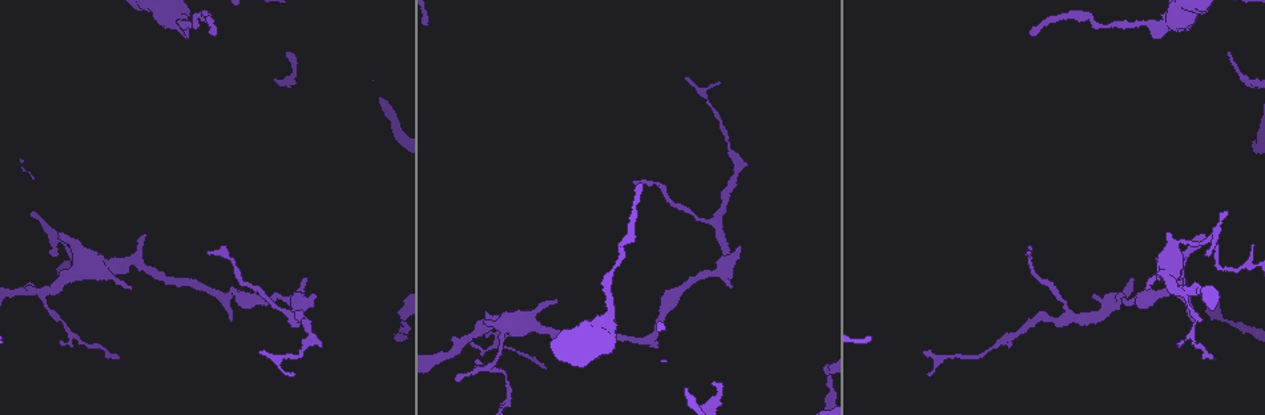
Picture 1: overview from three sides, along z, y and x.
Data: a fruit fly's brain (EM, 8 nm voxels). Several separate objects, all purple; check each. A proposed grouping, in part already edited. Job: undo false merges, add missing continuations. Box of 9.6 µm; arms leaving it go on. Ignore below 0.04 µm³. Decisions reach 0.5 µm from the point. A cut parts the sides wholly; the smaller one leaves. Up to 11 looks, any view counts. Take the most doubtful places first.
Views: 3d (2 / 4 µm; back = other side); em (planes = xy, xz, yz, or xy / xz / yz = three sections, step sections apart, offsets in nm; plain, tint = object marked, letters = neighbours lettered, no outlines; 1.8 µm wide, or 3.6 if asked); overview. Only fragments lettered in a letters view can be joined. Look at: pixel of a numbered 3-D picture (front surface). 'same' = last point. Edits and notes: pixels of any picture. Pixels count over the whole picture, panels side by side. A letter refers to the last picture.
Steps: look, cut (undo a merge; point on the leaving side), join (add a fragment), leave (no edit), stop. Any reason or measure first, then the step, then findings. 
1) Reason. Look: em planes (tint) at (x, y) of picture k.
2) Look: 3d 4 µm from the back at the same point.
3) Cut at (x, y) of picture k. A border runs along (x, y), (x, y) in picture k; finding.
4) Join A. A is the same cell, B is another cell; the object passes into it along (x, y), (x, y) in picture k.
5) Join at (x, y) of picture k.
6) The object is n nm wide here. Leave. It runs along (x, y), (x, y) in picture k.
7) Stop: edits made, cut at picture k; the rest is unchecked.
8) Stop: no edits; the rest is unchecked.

Branch stops here. Look: em planes (letters) at (1028, 33) of picture 1.

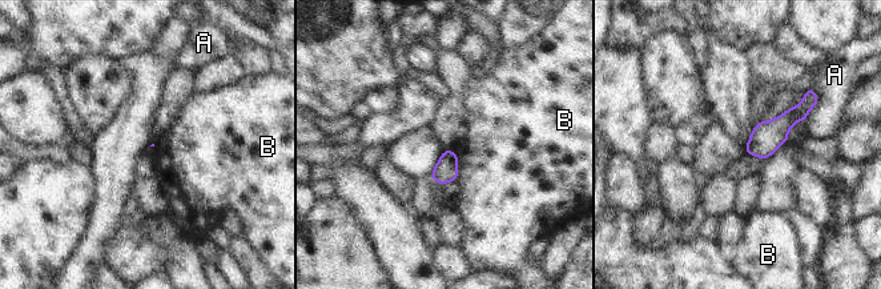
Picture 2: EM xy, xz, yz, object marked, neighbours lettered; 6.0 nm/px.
The longest contact is with A, 220 nm. Leave. A and B are other cells; a border runs along (455, 153), (457, 180) in picture 2; no lettered fragment goes on from it.

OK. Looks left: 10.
Look: 3d 4 µm at (646, 340) of picture 1.

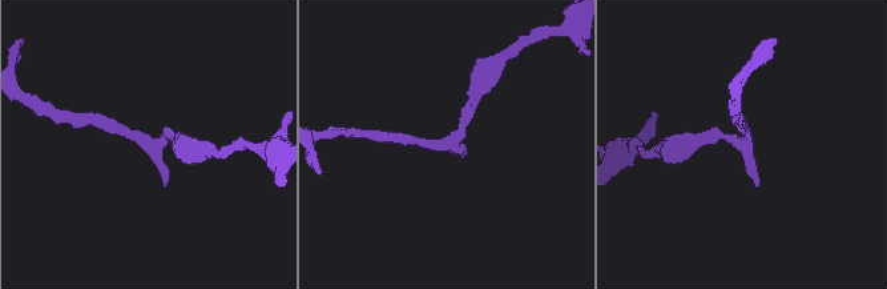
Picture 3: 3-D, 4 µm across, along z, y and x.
Look: em planes (letters) at (744, 138) of picture 3.

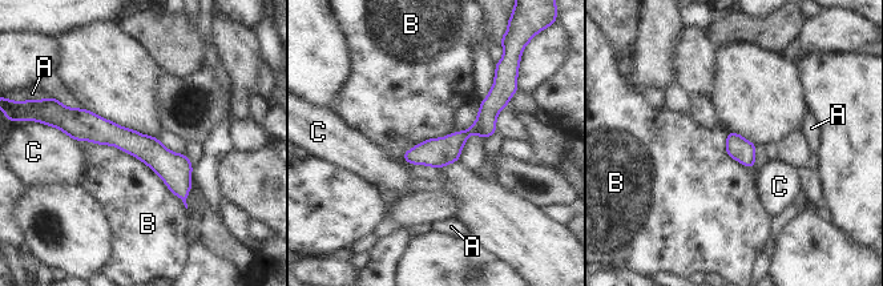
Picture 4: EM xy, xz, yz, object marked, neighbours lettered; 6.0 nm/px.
Leave. A, B and C are other cells; it runs along (64, 119), (146, 148), (184, 194) in picture 4; one neuron here.

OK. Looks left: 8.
Look: 3d 4 µm at (60, 231) of picture 1.

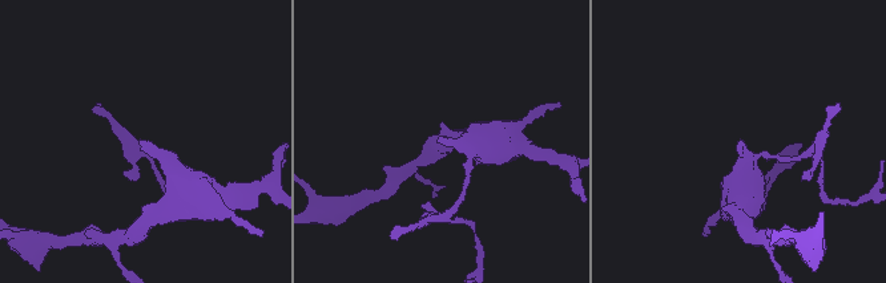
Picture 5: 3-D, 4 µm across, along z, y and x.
Shape alone is not enough. Look: em planes (letters) at (139, 142) of picture 5.

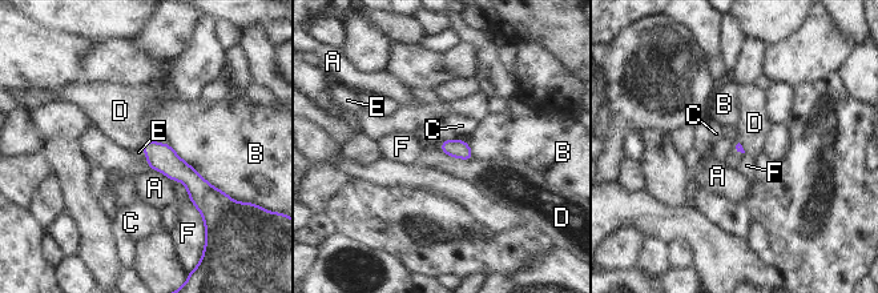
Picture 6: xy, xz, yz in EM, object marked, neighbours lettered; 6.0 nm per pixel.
Join E. E is the same cell, A, B, C, D and F are other cells; the object passes into it along (161, 157), (145, 153), (139, 152) in picture 6; the neuron continues.

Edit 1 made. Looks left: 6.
Redraw. Look: overview.

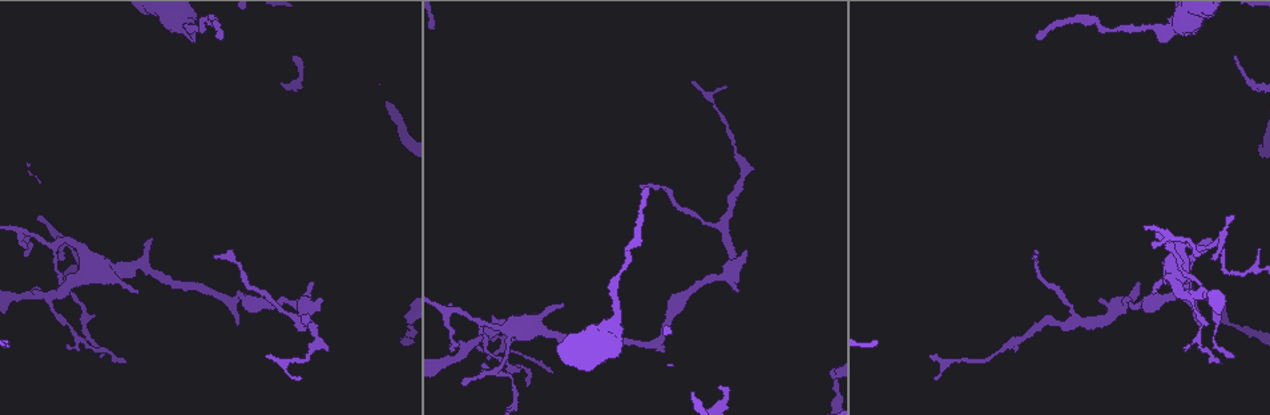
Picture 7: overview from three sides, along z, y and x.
Look: em planes (letters) at (152, 237) of picture 7.

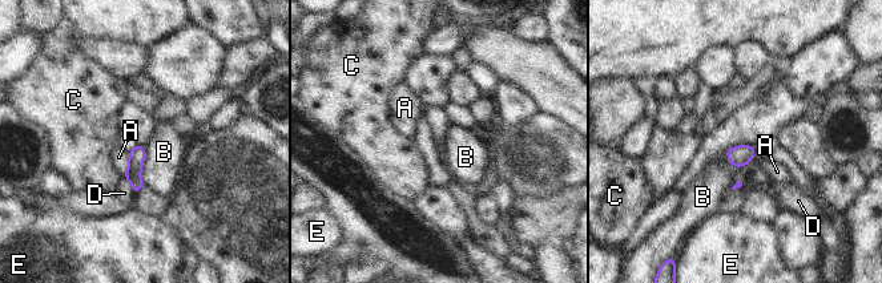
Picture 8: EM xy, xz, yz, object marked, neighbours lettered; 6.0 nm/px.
The object is 100 nm wide here. Leave. A, B, C, D and E are other cells; a border runs along (144, 146), (143, 185) in picture 8; no lettered fragment goes on from it.

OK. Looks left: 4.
Stop: edits made, join at picture 6; the rest is unchecked.

